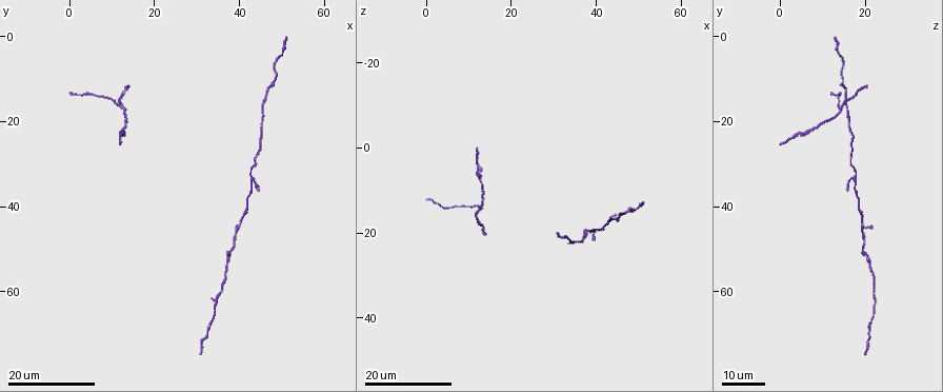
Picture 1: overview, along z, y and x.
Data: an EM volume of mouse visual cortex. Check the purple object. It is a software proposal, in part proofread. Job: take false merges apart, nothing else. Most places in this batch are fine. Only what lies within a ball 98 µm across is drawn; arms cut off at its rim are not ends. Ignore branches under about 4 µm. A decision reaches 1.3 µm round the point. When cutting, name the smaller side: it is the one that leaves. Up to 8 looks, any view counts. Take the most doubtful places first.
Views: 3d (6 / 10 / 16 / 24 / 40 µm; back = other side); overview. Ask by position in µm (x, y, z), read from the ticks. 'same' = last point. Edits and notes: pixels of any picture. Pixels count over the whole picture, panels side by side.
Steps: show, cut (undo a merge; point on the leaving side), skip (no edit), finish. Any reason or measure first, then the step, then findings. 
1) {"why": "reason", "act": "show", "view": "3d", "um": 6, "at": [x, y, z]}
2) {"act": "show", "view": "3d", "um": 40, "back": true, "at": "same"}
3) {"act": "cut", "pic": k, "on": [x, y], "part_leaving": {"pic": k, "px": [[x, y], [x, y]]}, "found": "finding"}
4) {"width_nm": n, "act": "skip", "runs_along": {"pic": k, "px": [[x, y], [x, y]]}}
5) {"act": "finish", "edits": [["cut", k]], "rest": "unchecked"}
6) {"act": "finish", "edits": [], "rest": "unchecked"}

{"why": "side arm on a straight run", "act": "show", "view": "3d", "um": 16, "at": [12.5, 17.0, 14.5]}

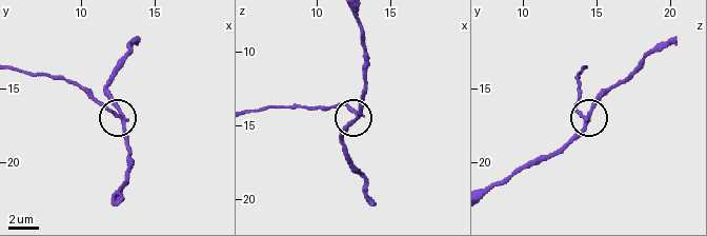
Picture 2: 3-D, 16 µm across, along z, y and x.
{"why": "zoom in", "act": "show", "view": "3d", "um": 10, "at": [12.4, 16.8, 14.0]}

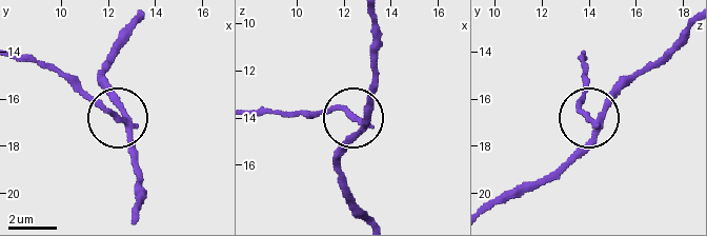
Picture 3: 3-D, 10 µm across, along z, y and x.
{"width_nm": 220, "act": "cut", "pic": 3, "on": [104, 106], "part_leaving": {"pic": 3, "px": [[125, 123], [84, 99], [55, 71], [18, 60]]}, "found": "a second neuron is stuck on"}

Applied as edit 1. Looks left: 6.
{"why": "sudden change in width", "act": "show", "view": "3d", "um": 16, "at": [40.5, 43.5, 19.0]}

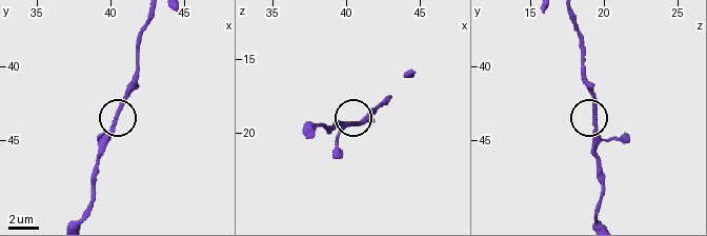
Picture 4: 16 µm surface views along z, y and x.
{"act": "show", "view": "3d", "um": 6, "at": [40.2, 44.0, 19.6]}

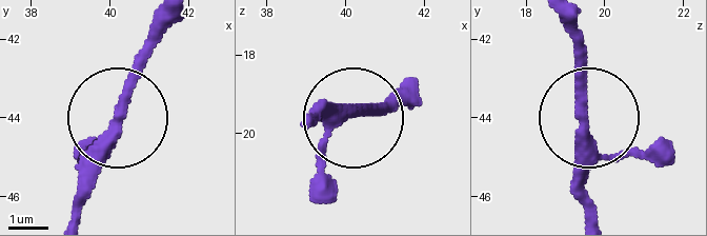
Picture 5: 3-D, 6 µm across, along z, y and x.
{"width_nm": 270, "act": "skip", "runs_along": {"pic": 5, "px": [[409, 85], [352, 112], [306, 112]]}, "found": "continuous, no second neuron"}

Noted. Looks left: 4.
{"why": "thick turns thin", "act": "show", "view": "3d", "um": 24, "at": [32.0, 69.0, 21.5]}

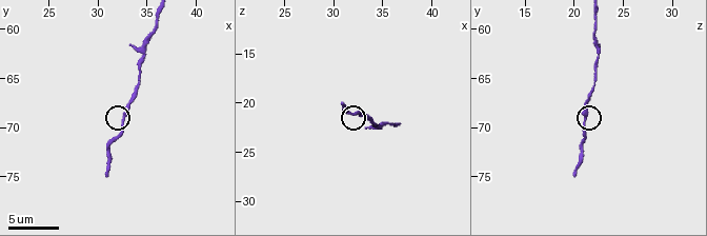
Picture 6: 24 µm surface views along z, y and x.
{"act": "show", "view": "3d", "um": 6, "at": [32.4, 69.0, 21.0]}

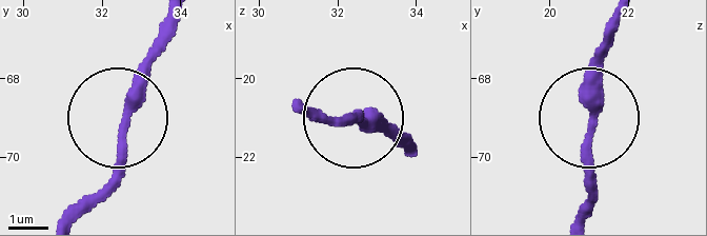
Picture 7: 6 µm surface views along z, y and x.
{"act": "skip", "runs_along": {"pic": 7, "px": [[615, 17], [588, 128], [588, 204]]}, "found": "continuous, no second neuron"}

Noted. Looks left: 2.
{"why": "side arm on a straight run", "act": "show", "view": "3d", "um": 24, "at": [48.0, 10.5, 14.5]}

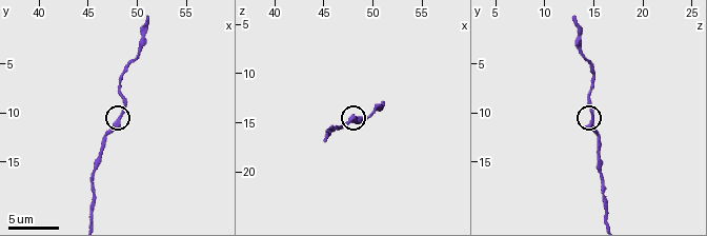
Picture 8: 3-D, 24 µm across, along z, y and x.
{"act": "show", "view": "3d", "um": 10, "at": [48.2, 10.6, 14.6]}

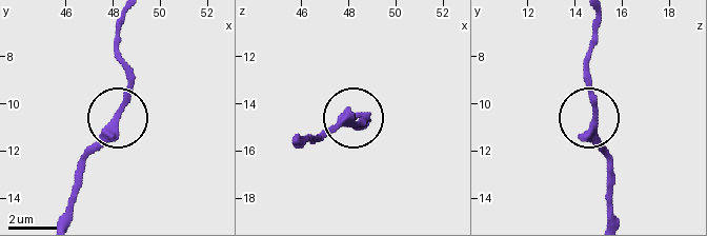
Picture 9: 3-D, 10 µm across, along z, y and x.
{"act": "skip", "runs_along": {"pic": 9, "px": [[61, 215], [81, 154], [124, 100], [127, 65]]}, "found": "one neuron here"}

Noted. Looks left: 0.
{"act": "finish", "edits": [["cut", 3]], "rest": "unchecked"}

